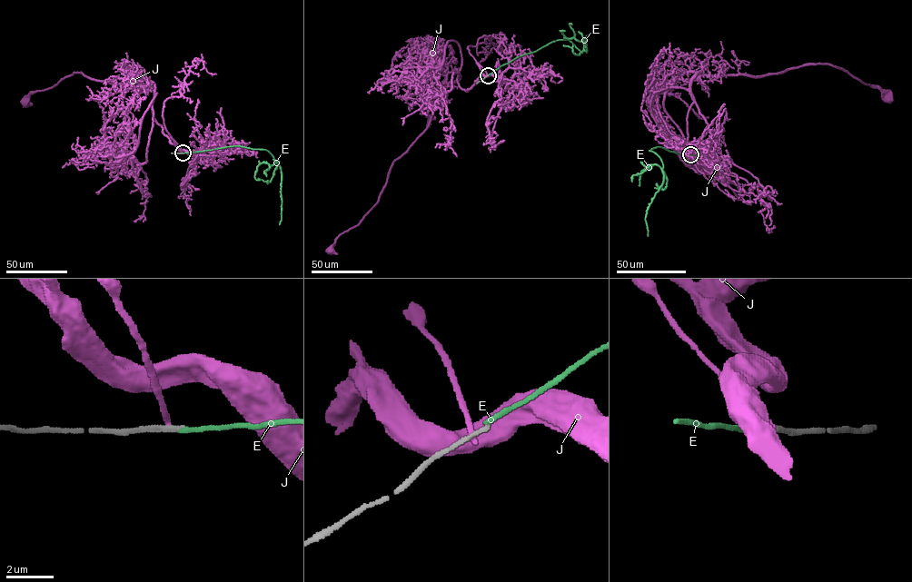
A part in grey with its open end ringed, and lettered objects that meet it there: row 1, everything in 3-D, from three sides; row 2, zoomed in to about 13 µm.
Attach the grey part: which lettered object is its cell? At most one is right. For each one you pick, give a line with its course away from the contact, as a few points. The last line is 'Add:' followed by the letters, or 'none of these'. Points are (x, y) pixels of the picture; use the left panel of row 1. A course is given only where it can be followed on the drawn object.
Add: none of these

